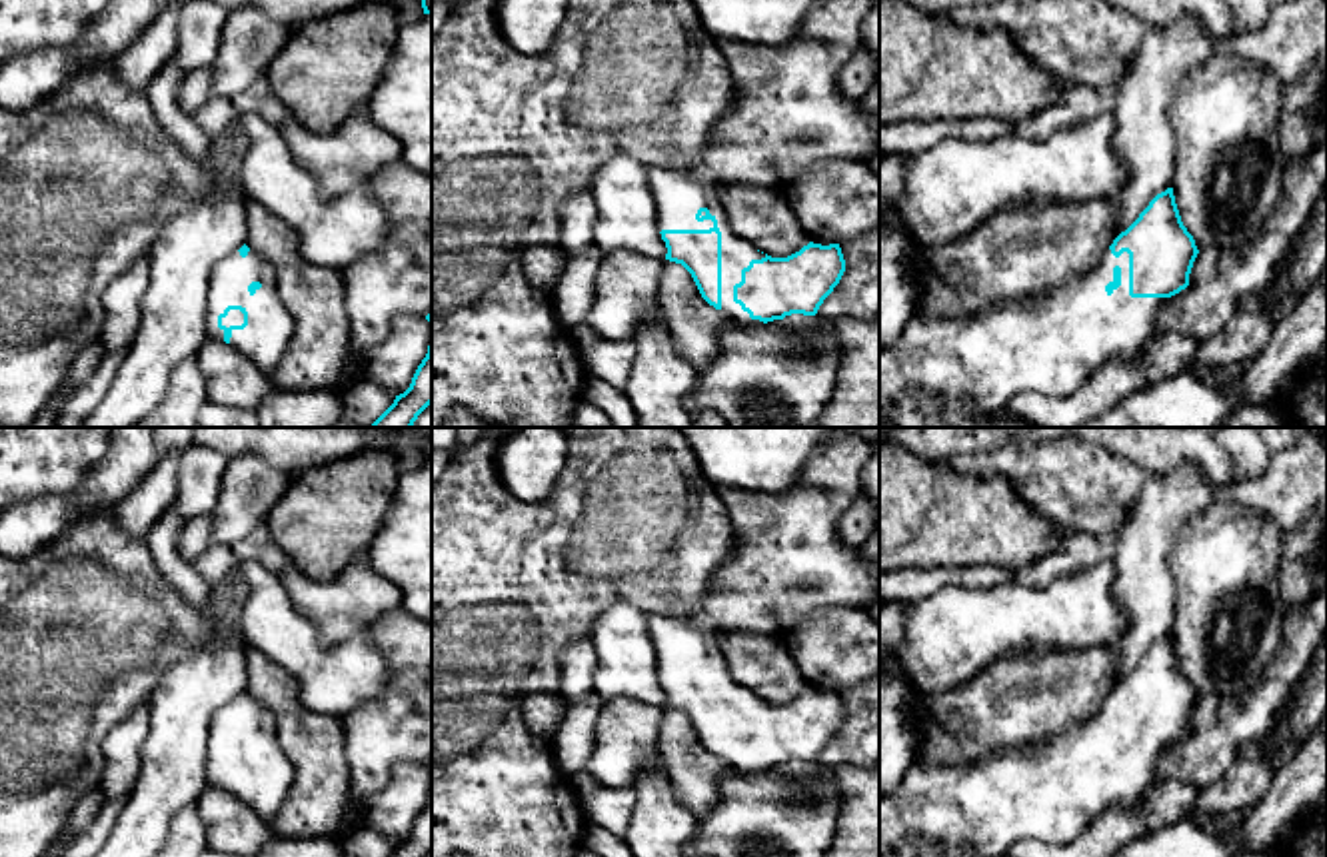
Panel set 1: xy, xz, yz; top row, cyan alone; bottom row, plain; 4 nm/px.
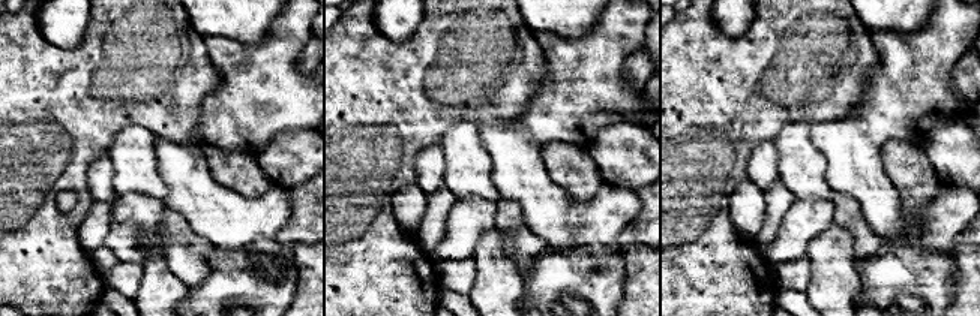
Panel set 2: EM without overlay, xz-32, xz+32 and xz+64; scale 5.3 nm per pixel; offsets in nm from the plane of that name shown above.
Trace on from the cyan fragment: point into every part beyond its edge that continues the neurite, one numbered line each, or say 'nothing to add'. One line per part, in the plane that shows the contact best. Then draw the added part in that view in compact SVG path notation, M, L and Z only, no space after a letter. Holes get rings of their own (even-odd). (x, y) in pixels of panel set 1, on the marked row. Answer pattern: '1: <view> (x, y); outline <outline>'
1: xz (788, 112); outline M817 0L805 16L795 38L781 46L759 46L755 42L739 42L731 38L717 40L717 48L727 62L733 86L731 108L713 124L701 160L689 170L667 170L646 164L650 192L658 208L660 230L709 230L721 232L721 310L733 324L757 326L739 304L733 302L733 286L741 282L741 270L751 260L761 260L753 244L741 240L725 216L719 202L721 186L755 186L785 192L805 168L827 160L859 160L867 162L879 150L879 116L869 114L861 100L845 98L835 82L843 64L861 48L861 22L871 10L873 0Z

